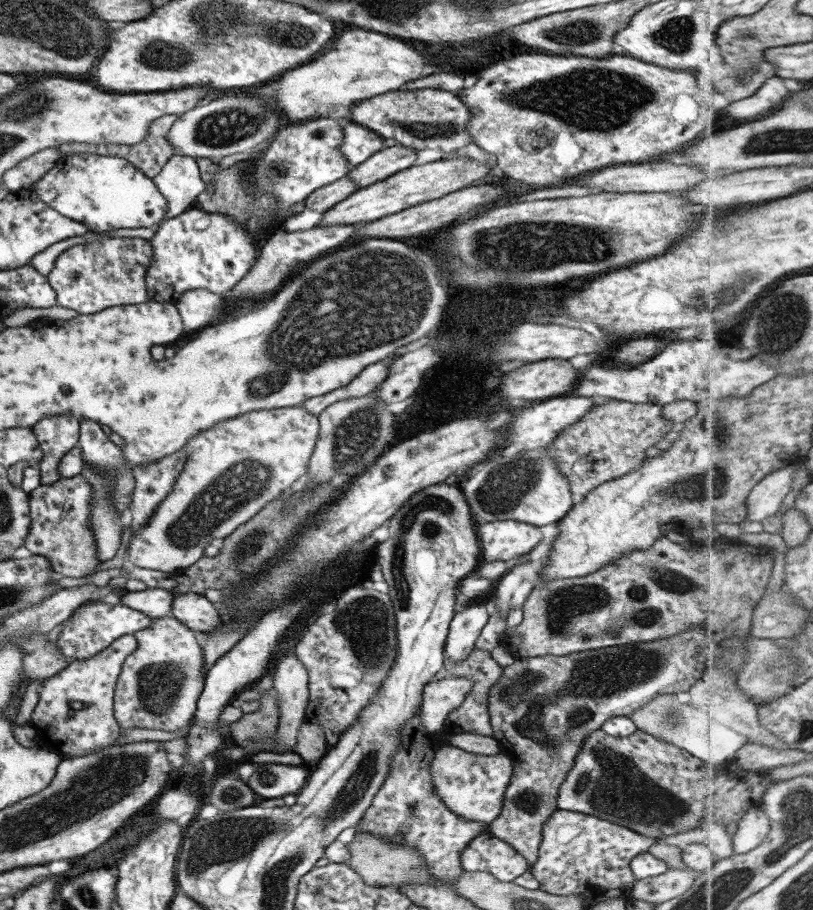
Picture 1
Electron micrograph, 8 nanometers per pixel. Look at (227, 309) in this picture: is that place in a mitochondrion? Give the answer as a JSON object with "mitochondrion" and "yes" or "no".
{"mitochondrion":"no"}

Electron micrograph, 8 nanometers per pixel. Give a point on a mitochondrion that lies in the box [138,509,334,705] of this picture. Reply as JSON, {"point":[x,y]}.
{"point":[252,542]}

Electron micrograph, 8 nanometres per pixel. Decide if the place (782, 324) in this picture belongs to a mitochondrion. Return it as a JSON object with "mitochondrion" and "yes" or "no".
{"mitochondrion":"yes"}

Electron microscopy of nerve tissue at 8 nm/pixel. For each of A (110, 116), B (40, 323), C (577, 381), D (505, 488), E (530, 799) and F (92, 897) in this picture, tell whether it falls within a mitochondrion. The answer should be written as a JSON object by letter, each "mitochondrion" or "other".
{"A":"other","B":"other","C":"other","D":"mitochondrion","E":"mitochondrion","F":"mitochondrion"}

